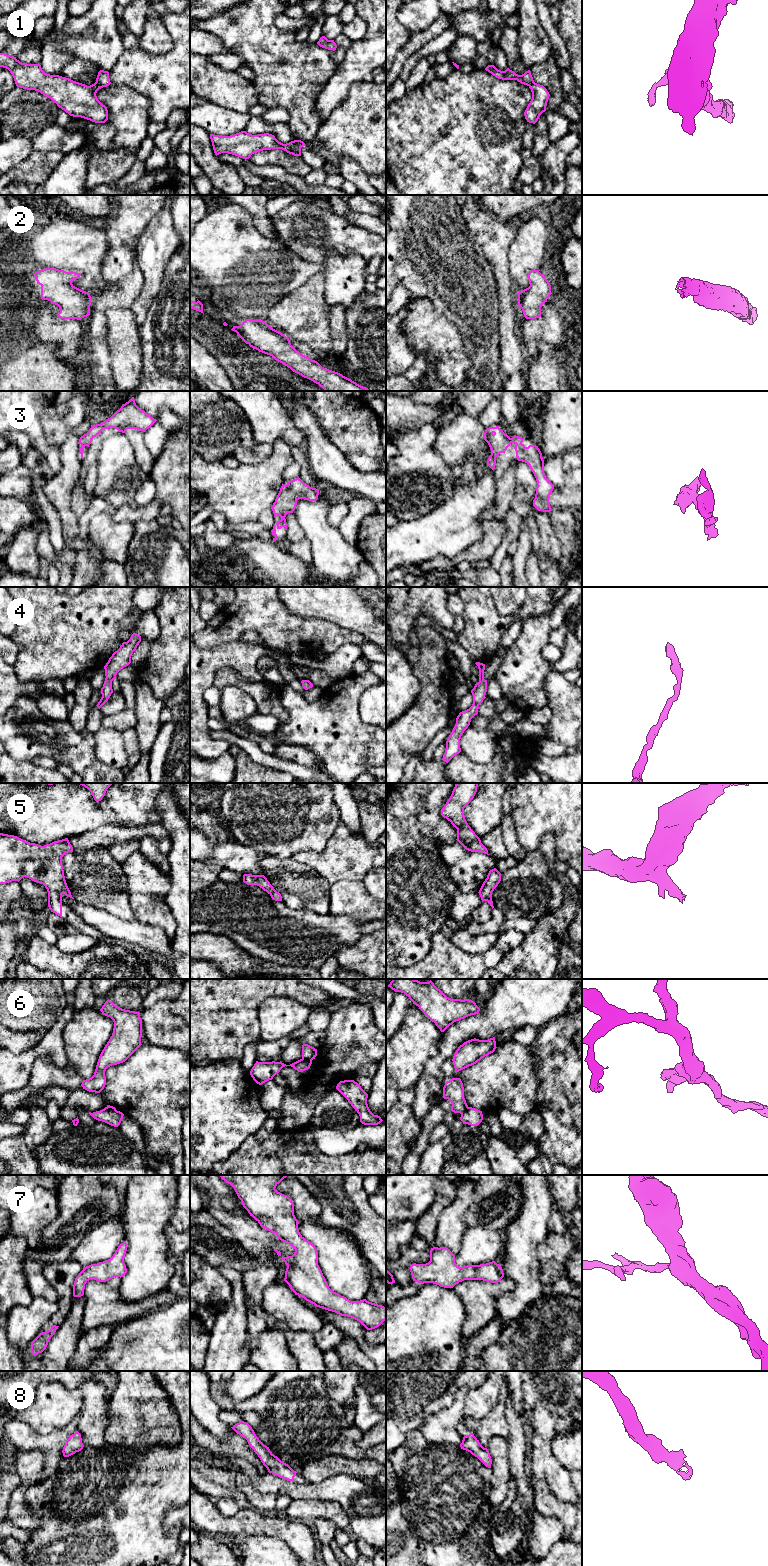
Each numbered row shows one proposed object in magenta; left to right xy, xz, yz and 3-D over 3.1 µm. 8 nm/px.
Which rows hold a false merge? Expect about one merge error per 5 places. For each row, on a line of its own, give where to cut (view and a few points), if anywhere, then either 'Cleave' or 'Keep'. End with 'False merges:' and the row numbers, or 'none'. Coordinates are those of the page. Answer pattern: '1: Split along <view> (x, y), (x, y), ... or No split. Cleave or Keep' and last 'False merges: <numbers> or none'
1: Split along xy (95, 82), (102, 87). Cleave
2: No split. Keep
3: No split. Keep
4: No split. Keep
5: No split. Keep
6: Split along xz (302, 1058), (311, 1060). Cleave
7: No split. Keep
8: No split. Keep
False merges: 1, 6

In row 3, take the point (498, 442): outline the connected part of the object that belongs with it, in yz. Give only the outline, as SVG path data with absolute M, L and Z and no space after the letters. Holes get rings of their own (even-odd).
M499 426L489 427L483 434L484 440L488 443L491 449L491 455L487 460L487 465L494 470L496 458L500 453L505 453L507 448L513 443L518 461L525 462L529 465L533 472L536 481L536 494L533 500L533 506L538 511L551 512L549 496L551 495L554 485L546 478L544 473L544 460L538 446L529 445L526 447L522 442L523 438L514 435L510 438L503 432Z

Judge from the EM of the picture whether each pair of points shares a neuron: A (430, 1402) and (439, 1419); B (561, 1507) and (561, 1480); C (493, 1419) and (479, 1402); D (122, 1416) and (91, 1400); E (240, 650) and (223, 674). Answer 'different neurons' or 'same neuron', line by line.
A: different neurons
B: different neurons
C: different neurons
D: different neurons
E: different neurons

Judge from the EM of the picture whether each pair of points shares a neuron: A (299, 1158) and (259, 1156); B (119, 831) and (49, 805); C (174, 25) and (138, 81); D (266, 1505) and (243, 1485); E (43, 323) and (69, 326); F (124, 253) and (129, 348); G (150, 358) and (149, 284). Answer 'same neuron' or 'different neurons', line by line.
A: same neuron
B: different neurons
C: same neuron
D: same neuron
E: same neuron
F: different neurons
G: different neurons

